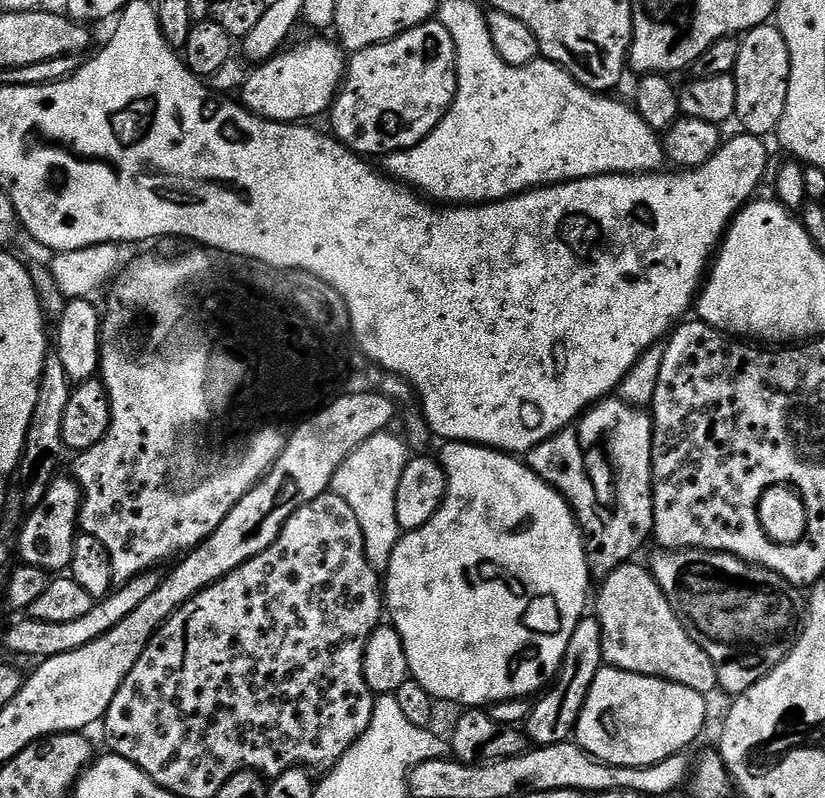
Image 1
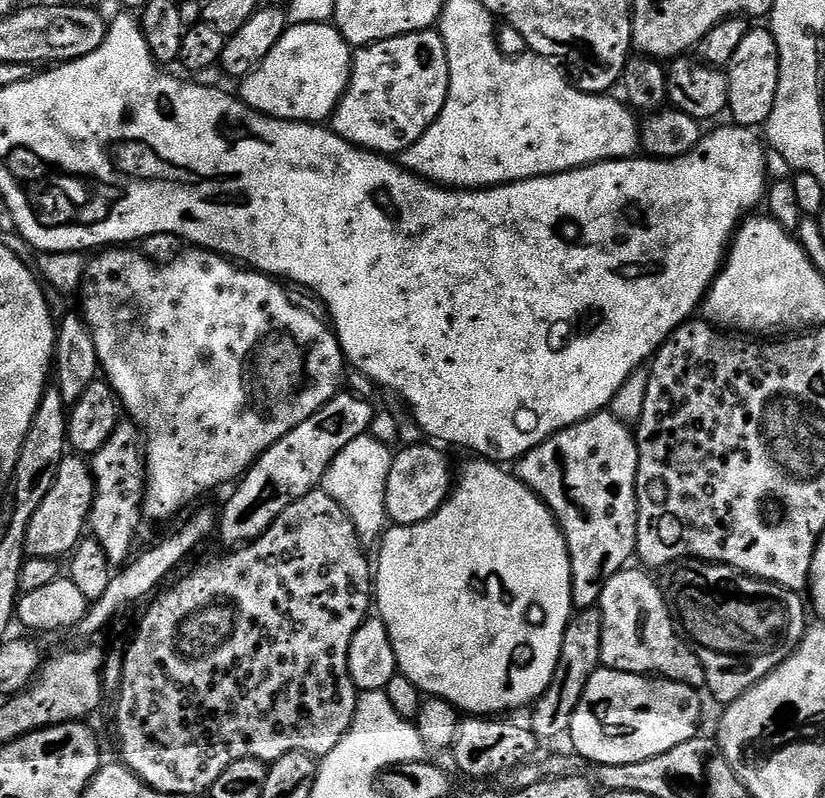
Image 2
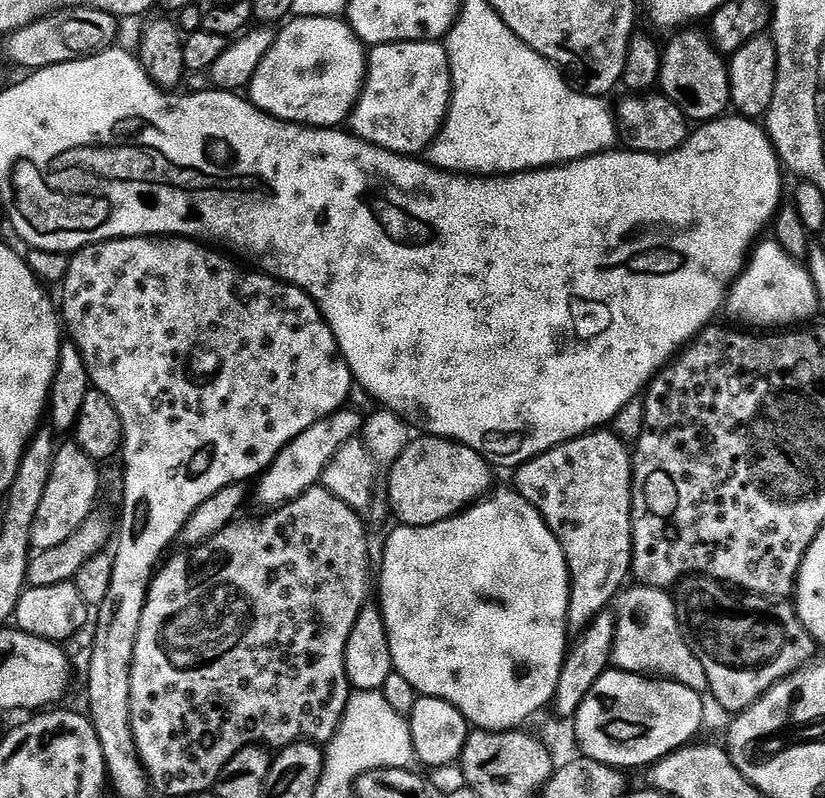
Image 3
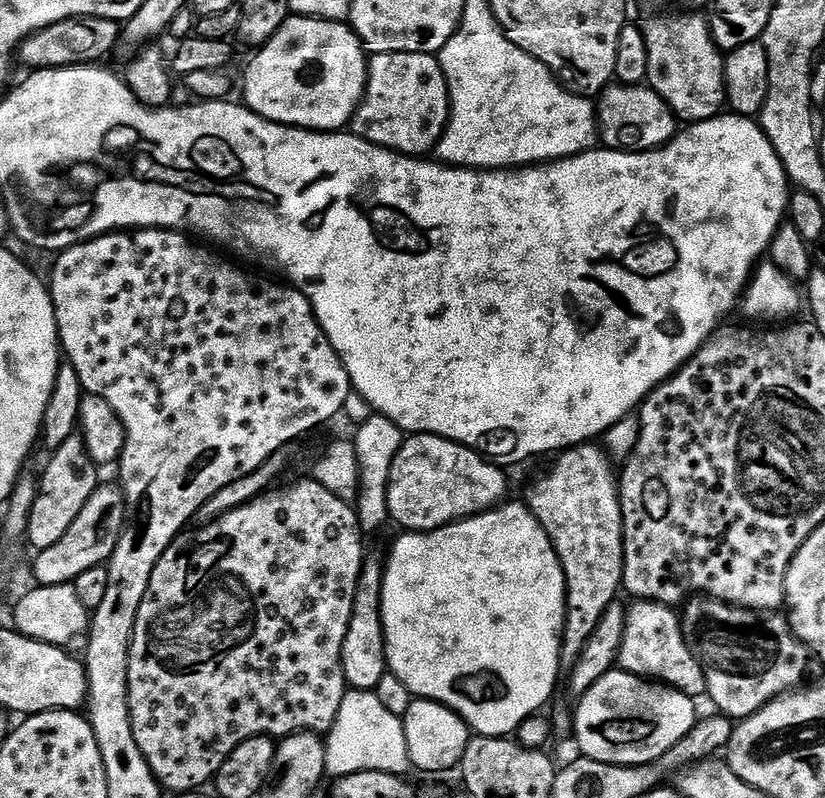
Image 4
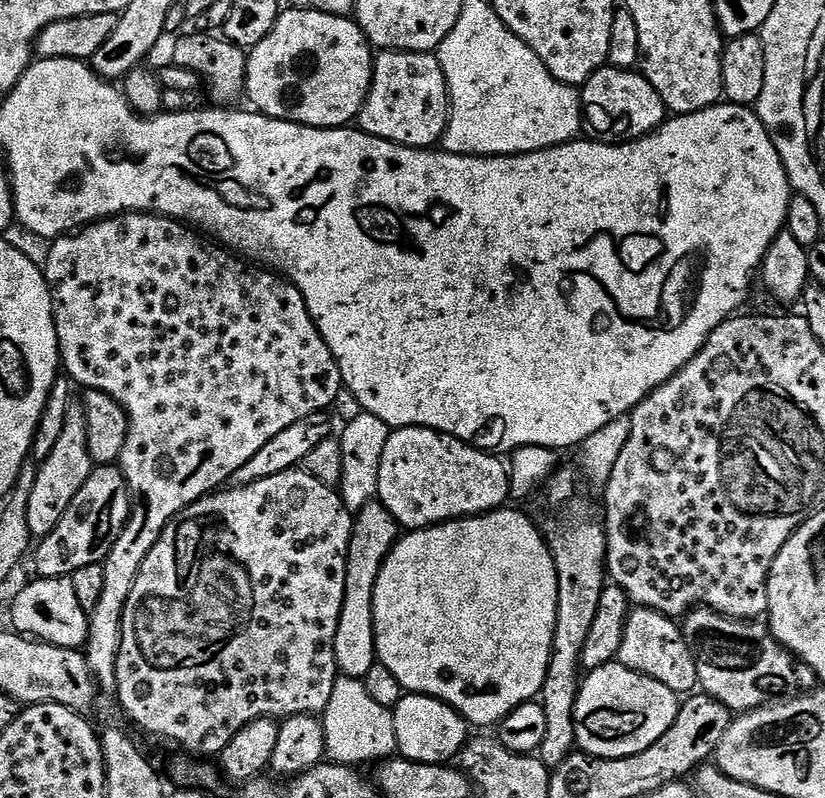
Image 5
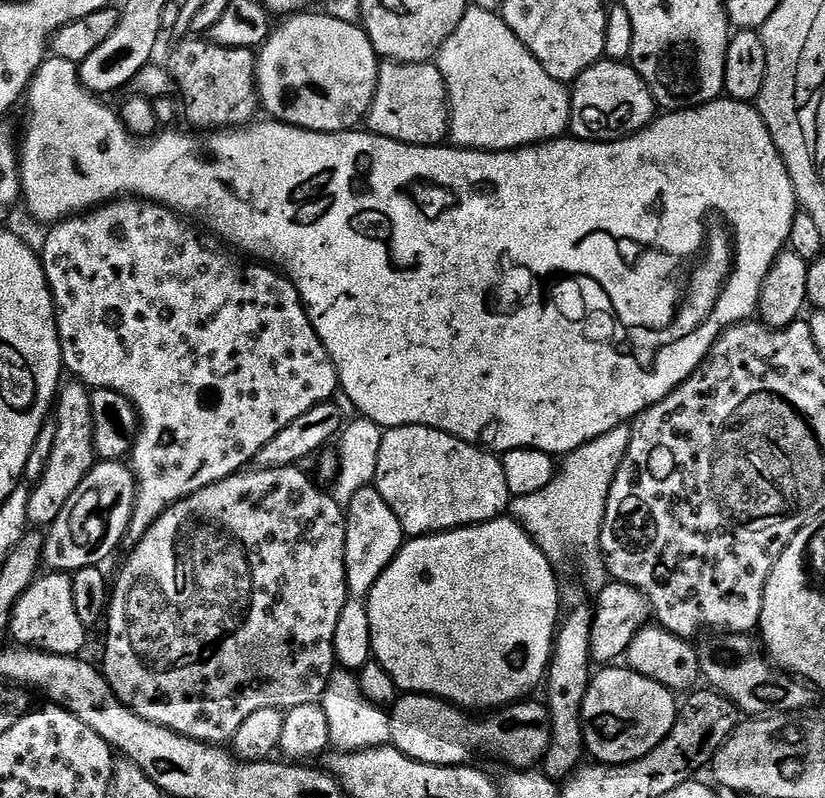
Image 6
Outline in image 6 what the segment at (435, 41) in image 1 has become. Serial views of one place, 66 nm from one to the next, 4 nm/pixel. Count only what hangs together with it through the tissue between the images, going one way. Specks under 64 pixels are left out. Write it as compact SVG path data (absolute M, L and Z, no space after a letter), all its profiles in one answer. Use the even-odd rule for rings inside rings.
M384 60L366 124L377 136L398 142L427 148L443 145L450 132L450 101L439 67L432 62L404 64L401 60Z

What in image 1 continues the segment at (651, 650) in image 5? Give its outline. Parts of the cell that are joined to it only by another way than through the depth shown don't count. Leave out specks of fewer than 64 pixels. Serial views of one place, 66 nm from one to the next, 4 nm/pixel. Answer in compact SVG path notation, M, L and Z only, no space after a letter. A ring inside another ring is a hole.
M636 563L623 564L603 577L604 585L594 596L594 619L600 624L603 663L634 674L657 676L678 686L690 686L695 692L715 693L718 685L712 659L686 634L651 571Z

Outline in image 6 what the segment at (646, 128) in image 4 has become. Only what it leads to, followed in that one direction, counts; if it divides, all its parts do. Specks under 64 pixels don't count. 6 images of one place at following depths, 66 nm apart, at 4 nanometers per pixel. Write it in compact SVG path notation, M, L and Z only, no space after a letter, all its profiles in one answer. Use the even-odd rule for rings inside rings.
M607 58L590 66L571 85L572 123L570 132L577 140L624 140L627 136L635 136L647 124L651 124L658 115L656 99L648 89L648 83L636 73L631 63Z

